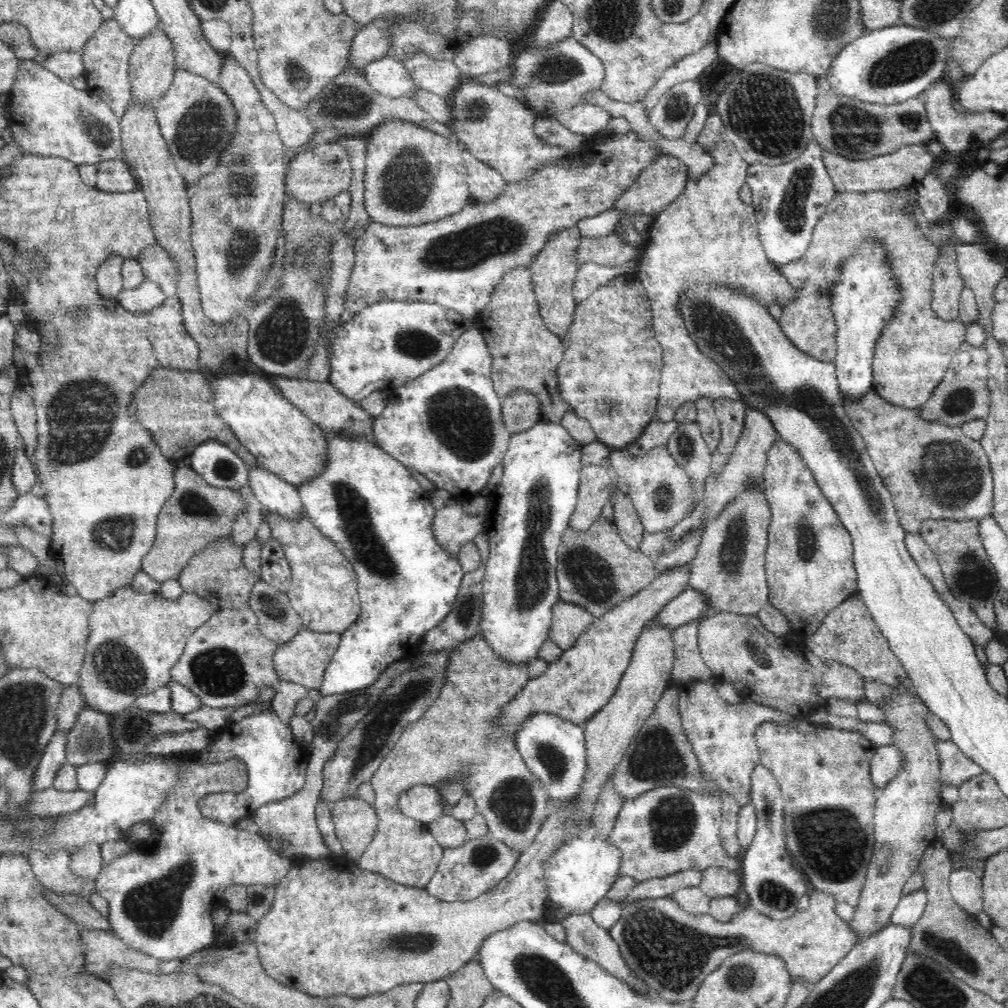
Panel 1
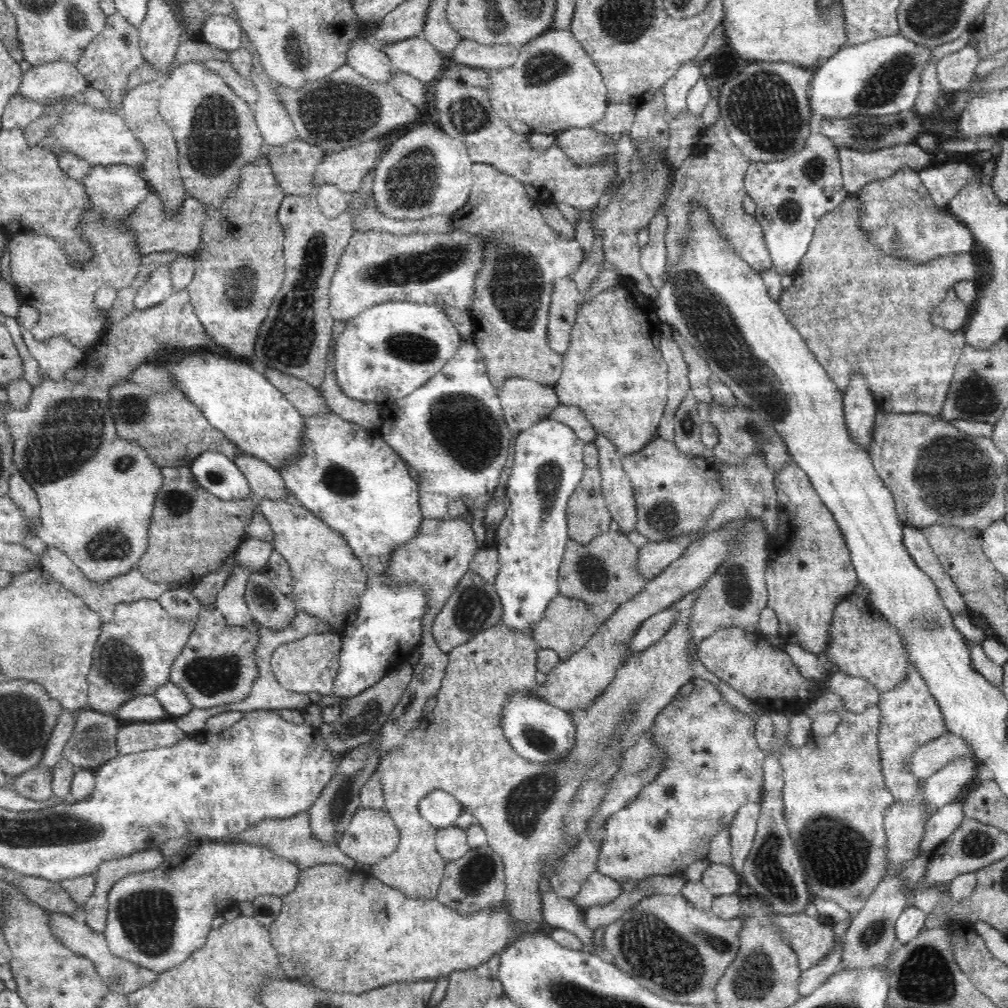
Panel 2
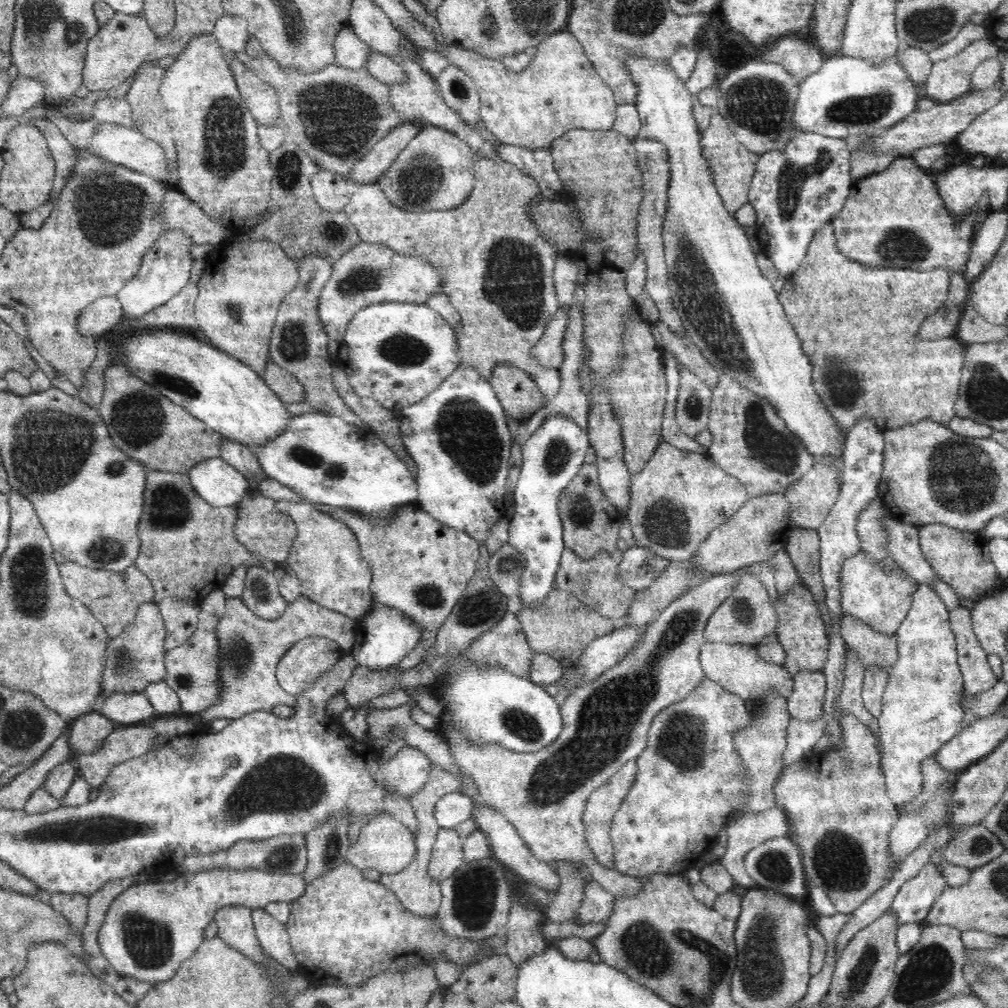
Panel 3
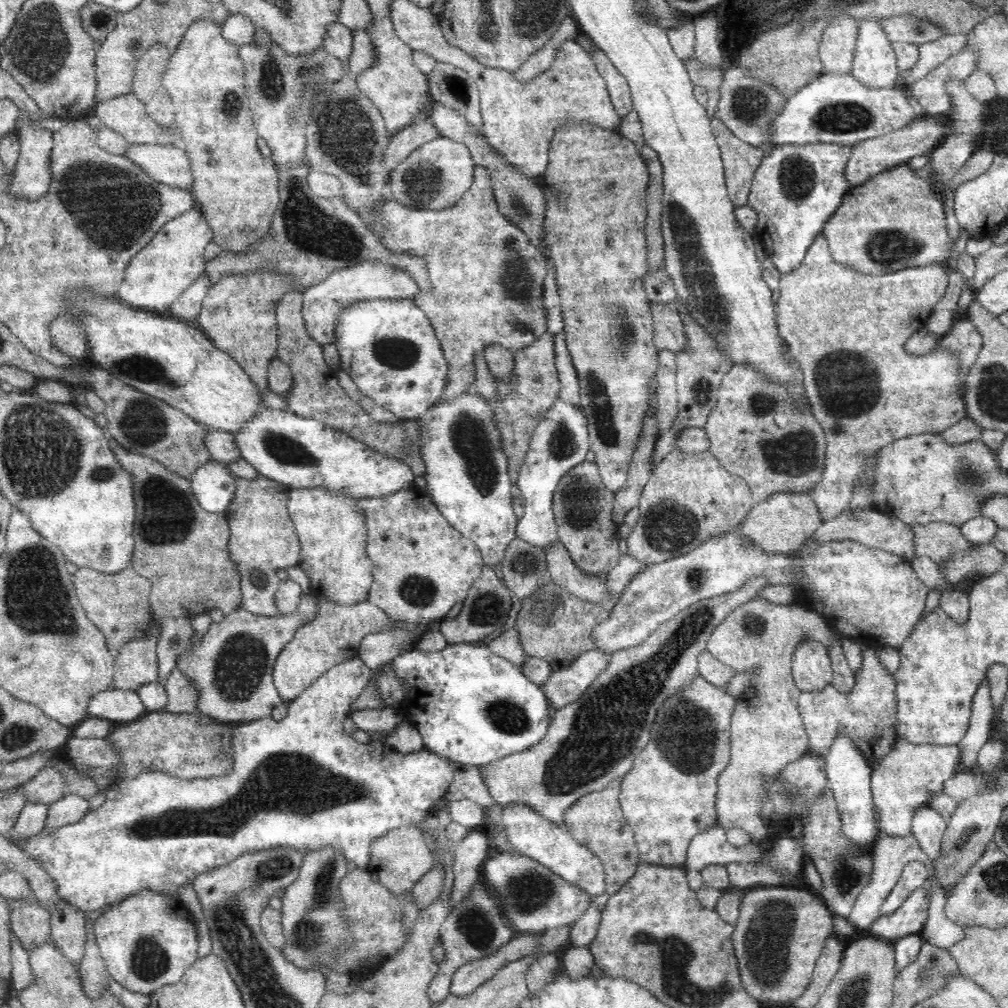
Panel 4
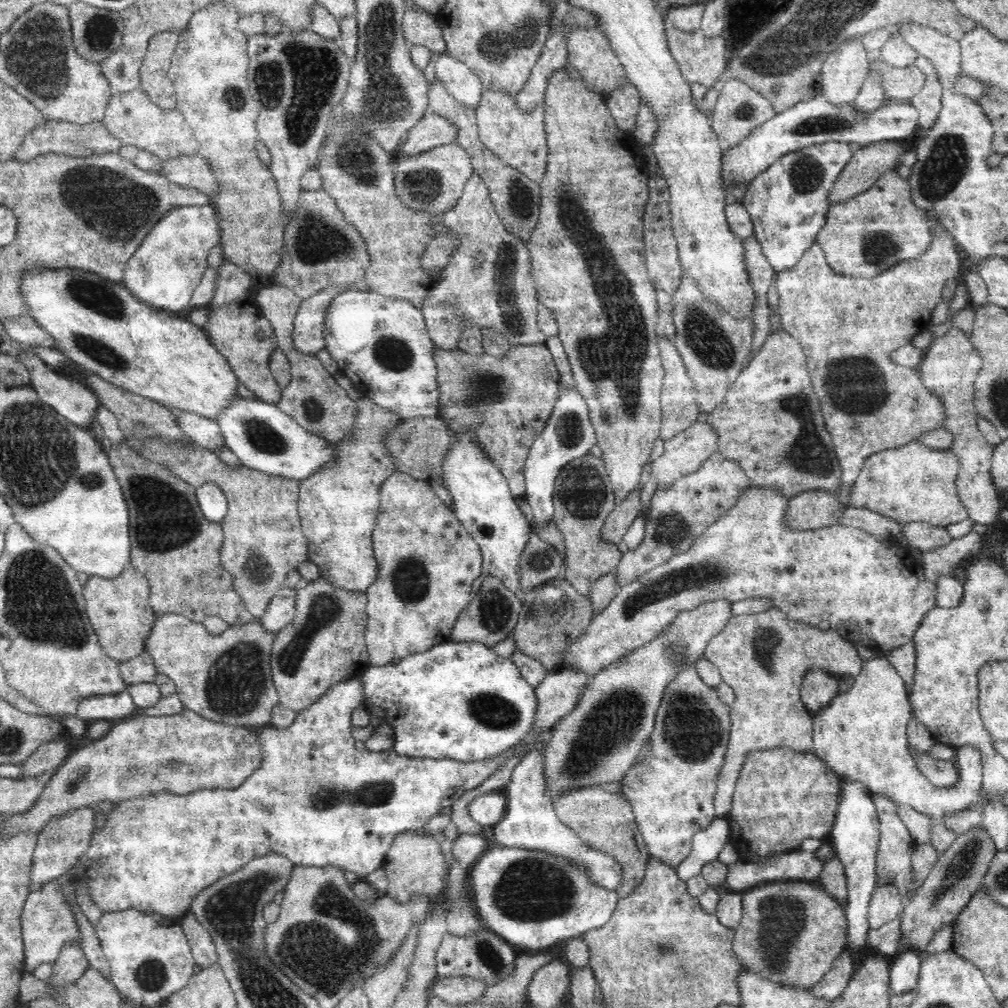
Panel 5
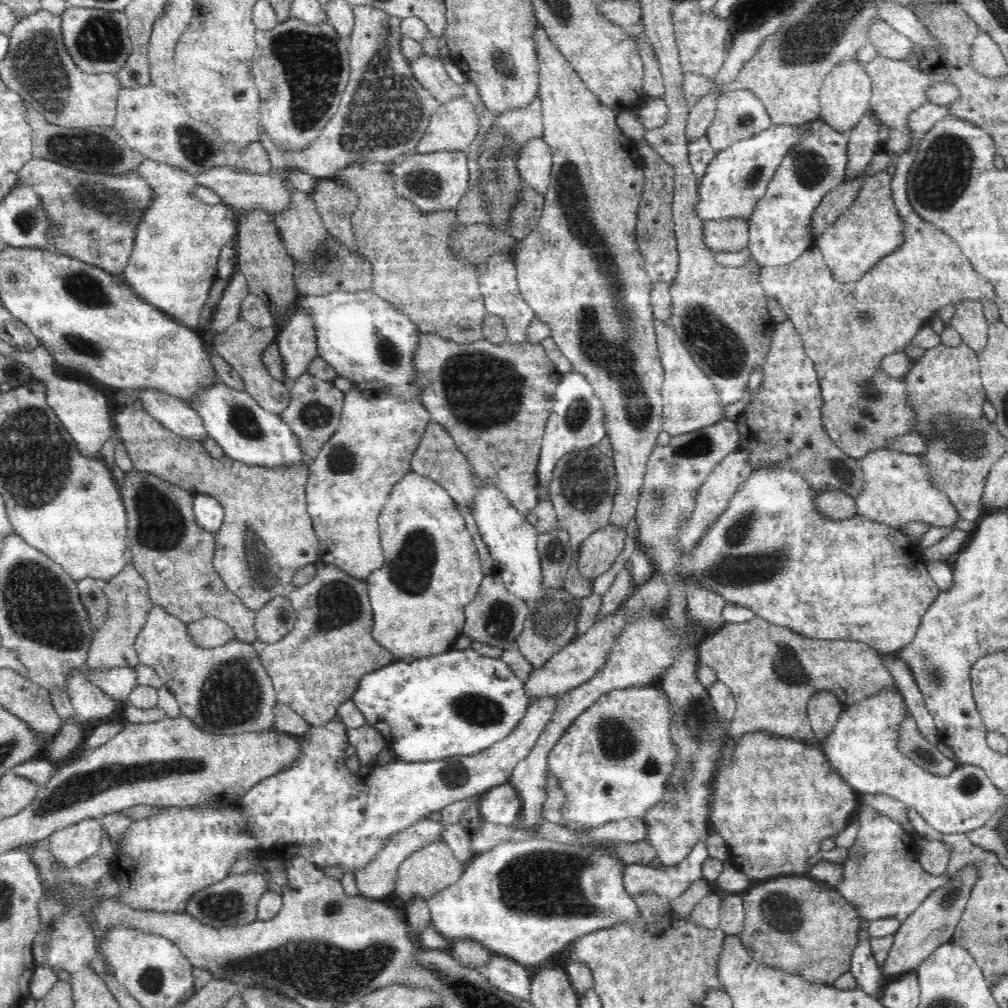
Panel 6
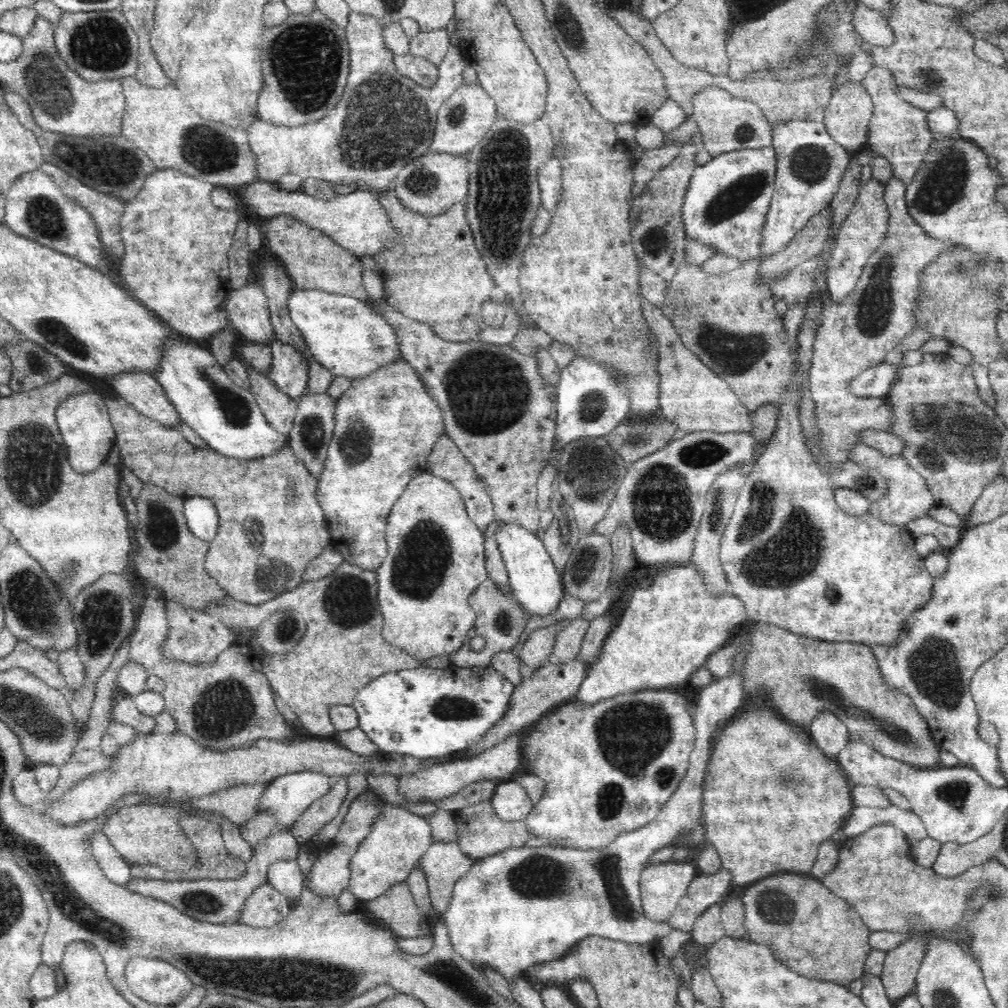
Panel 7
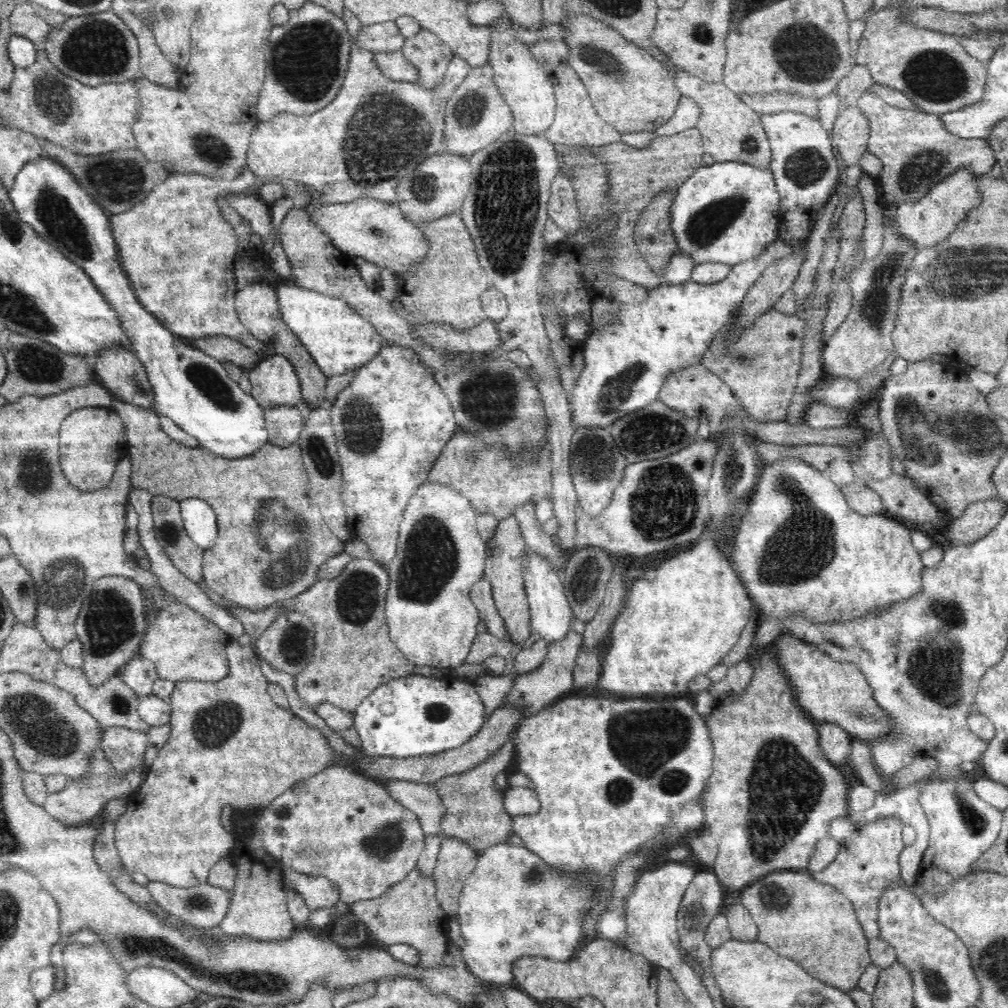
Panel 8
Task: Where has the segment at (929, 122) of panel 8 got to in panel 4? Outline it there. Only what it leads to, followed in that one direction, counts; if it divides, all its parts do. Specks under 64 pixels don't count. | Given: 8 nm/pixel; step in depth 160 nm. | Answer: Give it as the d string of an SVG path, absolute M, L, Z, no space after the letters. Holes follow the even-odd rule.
M946 35L930 43L919 45L919 59L907 71L899 71L895 85L910 89L914 82L924 78L931 70L938 68L954 52L965 48L968 35Z

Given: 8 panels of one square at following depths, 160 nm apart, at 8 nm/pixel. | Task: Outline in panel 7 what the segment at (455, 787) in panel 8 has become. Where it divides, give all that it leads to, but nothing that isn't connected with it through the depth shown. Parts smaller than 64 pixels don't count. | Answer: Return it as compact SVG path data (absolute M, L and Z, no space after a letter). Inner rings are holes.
M491 804L474 805L471 809L456 811L453 815L457 826L459 848L470 859L480 860L508 848L524 846L526 840L532 837L524 820L506 822L498 818Z

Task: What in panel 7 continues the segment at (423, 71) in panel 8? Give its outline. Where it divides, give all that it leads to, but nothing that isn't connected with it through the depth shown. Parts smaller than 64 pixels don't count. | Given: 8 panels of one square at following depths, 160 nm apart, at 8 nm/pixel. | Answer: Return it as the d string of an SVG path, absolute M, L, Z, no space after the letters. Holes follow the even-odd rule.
M446 29L433 32L421 31L415 38L410 39L409 53L429 60L438 67L444 60L450 44Z

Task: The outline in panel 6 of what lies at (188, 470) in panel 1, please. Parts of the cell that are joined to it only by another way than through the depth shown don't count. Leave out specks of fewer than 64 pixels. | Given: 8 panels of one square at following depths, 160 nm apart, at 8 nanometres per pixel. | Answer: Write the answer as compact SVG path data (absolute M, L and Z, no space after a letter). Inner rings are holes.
M133 469L124 473L120 486L121 497L127 513L127 543L129 546L129 563L146 579L149 597L156 605L166 609L174 617L185 623L202 620L207 616L223 620L235 632L235 639L254 642L257 639L255 618L257 611L248 608L222 580L213 565L215 535L202 530L194 517L193 498L195 493L175 484L170 484L149 472Z

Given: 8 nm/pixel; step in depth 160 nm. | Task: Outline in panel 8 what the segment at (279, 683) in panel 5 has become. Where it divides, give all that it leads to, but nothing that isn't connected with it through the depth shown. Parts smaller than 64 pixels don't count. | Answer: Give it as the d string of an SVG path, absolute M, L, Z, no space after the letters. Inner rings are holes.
M133 487L129 494L128 502L132 504L136 513L138 513L139 526L137 533L141 546L144 547L144 550L149 556L151 562L150 570L153 572L153 576L158 577L158 583L160 583L168 593L174 595L174 597L178 597L178 600L186 603L190 608L197 610L204 618L214 622L216 626L222 629L222 632L225 632L232 639L237 639L239 636L242 636L242 634L244 634L244 627L242 627L242 624L233 615L228 613L224 607L220 607L218 603L214 603L195 582L192 582L188 577L184 576L174 566L174 563L172 563L170 557L168 557L166 551L162 548L154 532L152 505L150 504L152 496L153 494L150 494L148 491ZM356 558L352 559L335 579L318 580L314 586L306 588L306 592L272 604L277 607L285 606L290 611L301 612L310 618L316 627L314 658L310 660L310 664L304 672L294 674L295 687L299 697L307 702L314 712L322 703L330 703L342 710L354 712L362 700L366 696L370 696L378 686L400 676L416 674L441 678L449 674L442 668L412 664L394 644L388 634L388 623L386 622L386 590L388 590L388 571L378 562L366 558Z

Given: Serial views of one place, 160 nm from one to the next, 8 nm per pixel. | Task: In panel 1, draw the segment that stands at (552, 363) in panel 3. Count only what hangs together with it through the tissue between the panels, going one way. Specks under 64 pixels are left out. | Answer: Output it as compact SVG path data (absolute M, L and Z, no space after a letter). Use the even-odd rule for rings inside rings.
M577 226L556 231L554 236L550 236L546 241L543 250L532 264L532 285L534 285L534 295L539 305L540 315L550 332L559 337L563 337L569 331L577 308L572 290L580 268L578 265L580 240L582 240L582 234Z

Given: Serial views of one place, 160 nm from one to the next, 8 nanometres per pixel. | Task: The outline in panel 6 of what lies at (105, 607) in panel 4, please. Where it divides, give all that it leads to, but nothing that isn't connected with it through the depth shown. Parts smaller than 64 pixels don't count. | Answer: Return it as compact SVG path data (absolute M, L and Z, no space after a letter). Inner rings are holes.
M127 564L112 580L107 581L104 592L108 597L108 620L104 626L96 628L87 656L90 670L110 670L110 668L128 667L138 664L135 640L145 625L148 613L154 606L149 597L146 579L133 567Z

